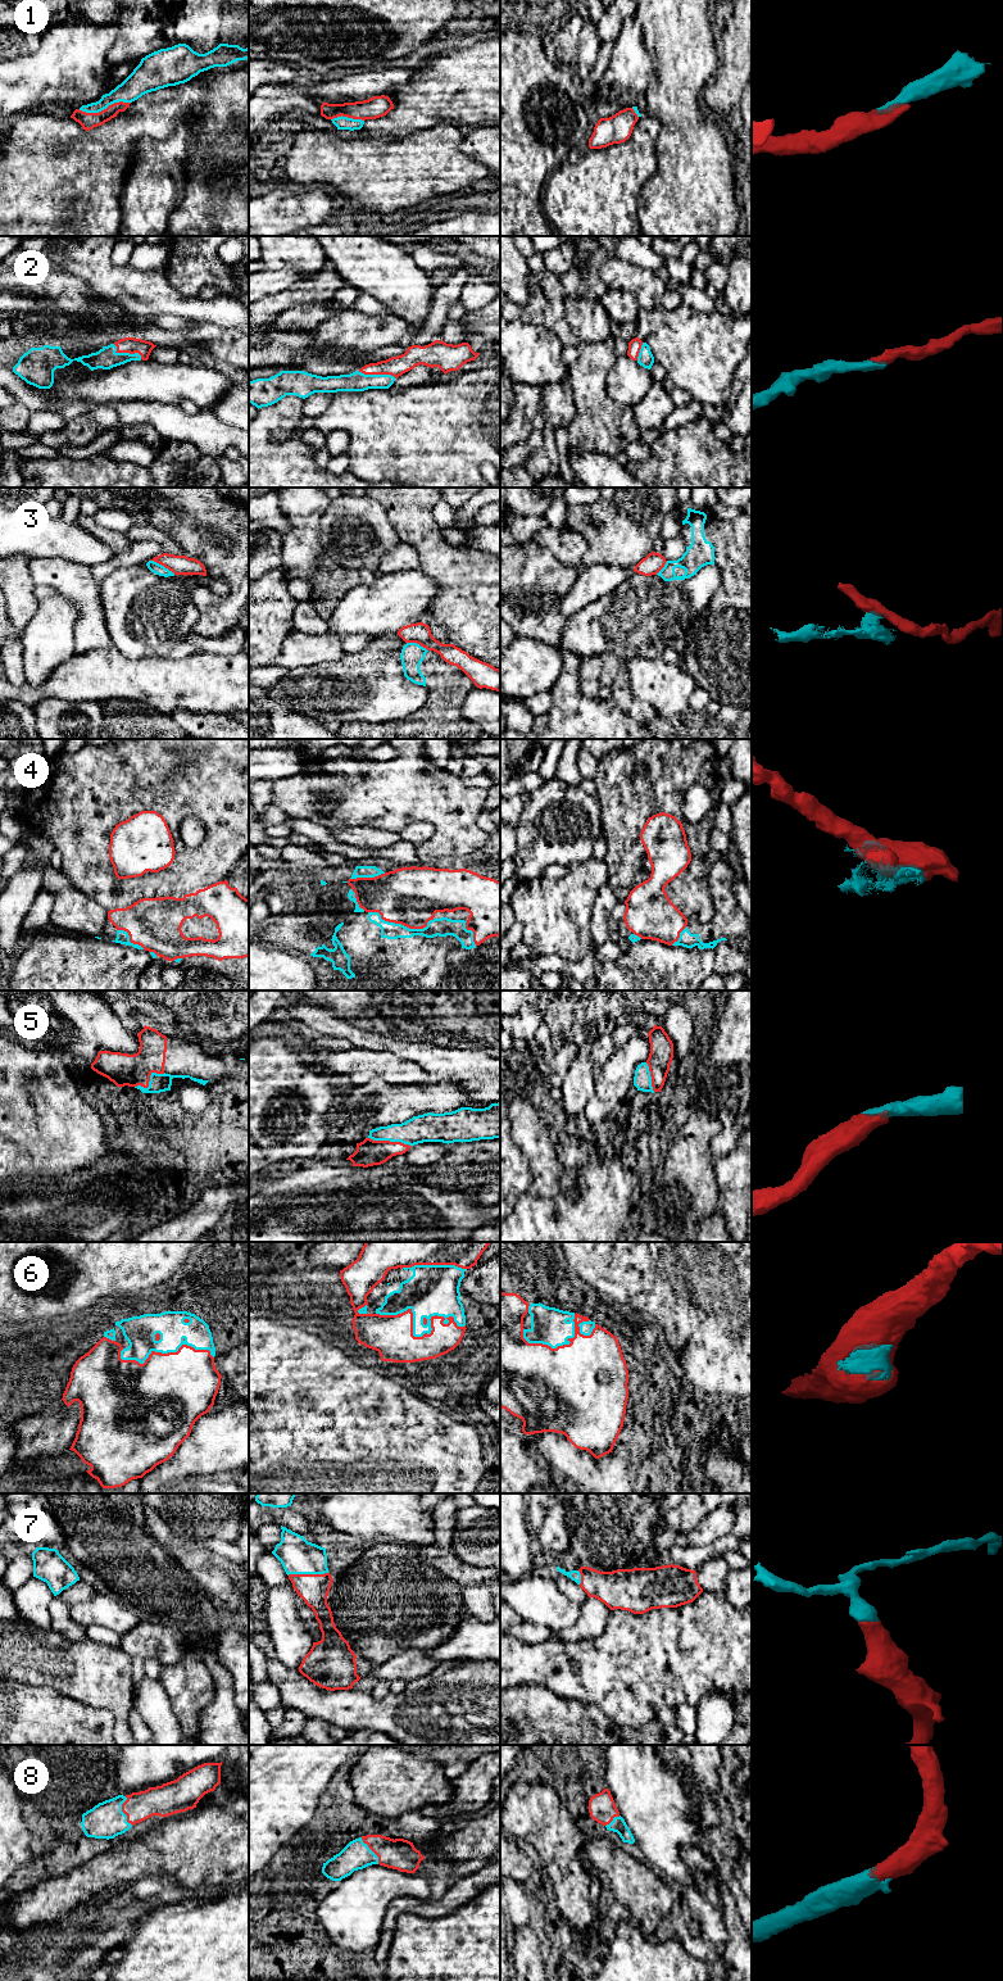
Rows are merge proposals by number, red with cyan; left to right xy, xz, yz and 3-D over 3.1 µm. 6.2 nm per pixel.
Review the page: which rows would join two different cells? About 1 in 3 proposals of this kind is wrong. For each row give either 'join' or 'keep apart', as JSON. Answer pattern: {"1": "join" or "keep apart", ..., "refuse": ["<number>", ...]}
{"1": "join", "2": "join", "3": "keep apart", "4": "join", "5": "join", "6": "join", "7": "join", "8": "join", "refuse": ["3"]}

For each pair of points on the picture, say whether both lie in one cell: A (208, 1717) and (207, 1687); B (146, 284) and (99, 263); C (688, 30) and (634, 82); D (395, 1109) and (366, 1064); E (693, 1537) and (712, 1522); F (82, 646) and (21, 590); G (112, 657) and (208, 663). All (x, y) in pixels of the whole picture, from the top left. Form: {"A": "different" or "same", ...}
{"A": "different", "B": "same", "C": "different", "D": "different", "E": "same", "F": "different", "G": "same"}

